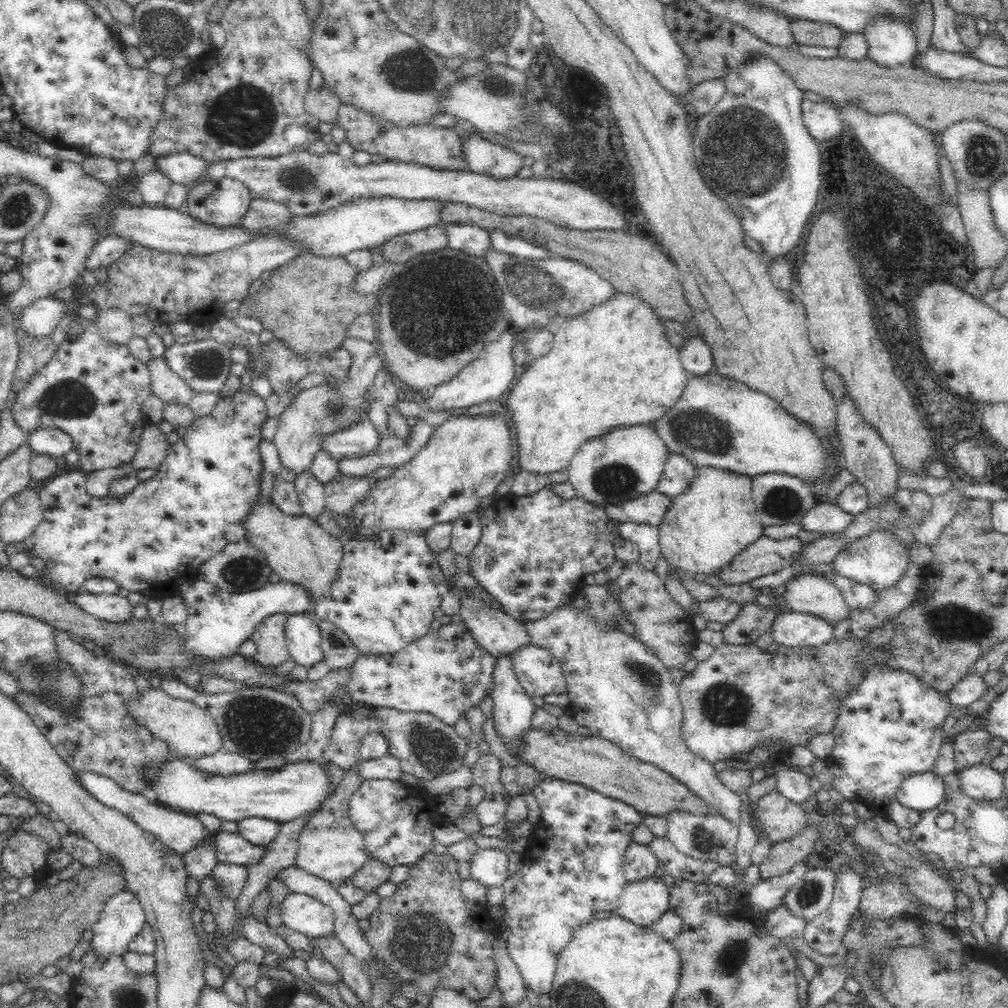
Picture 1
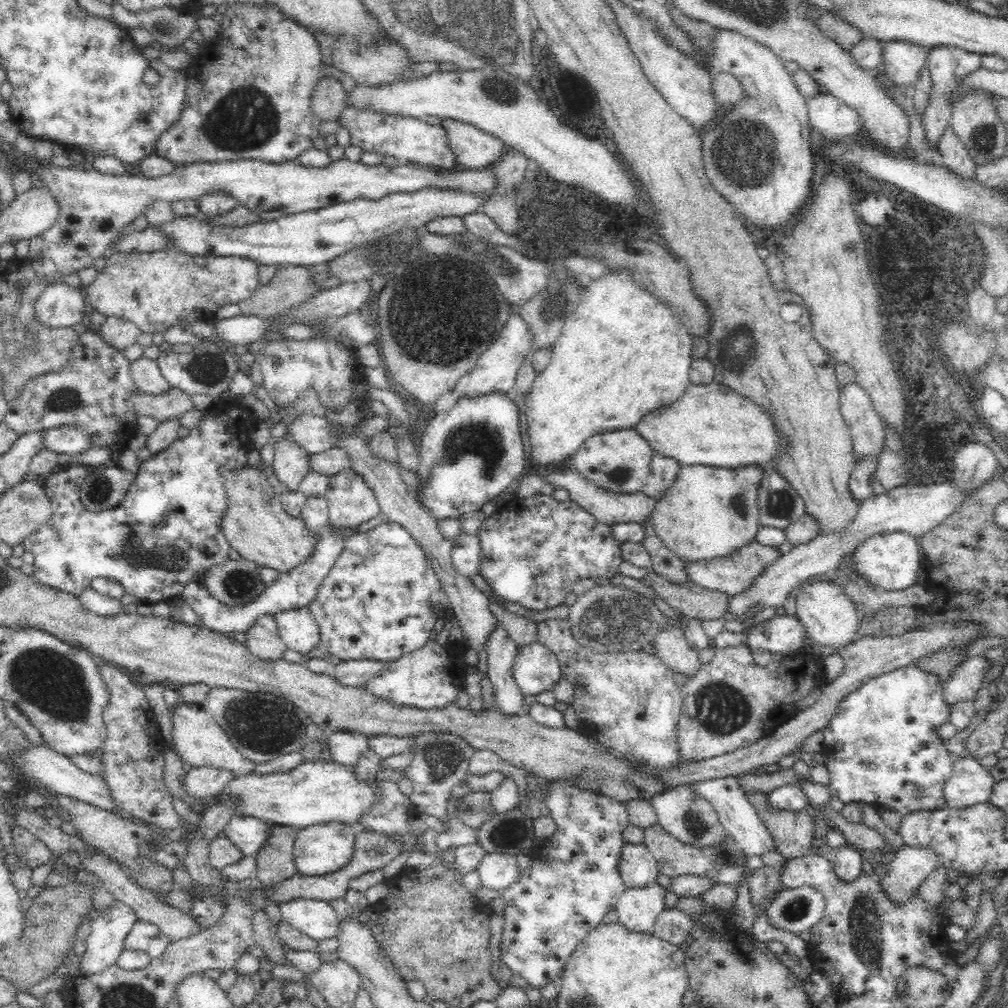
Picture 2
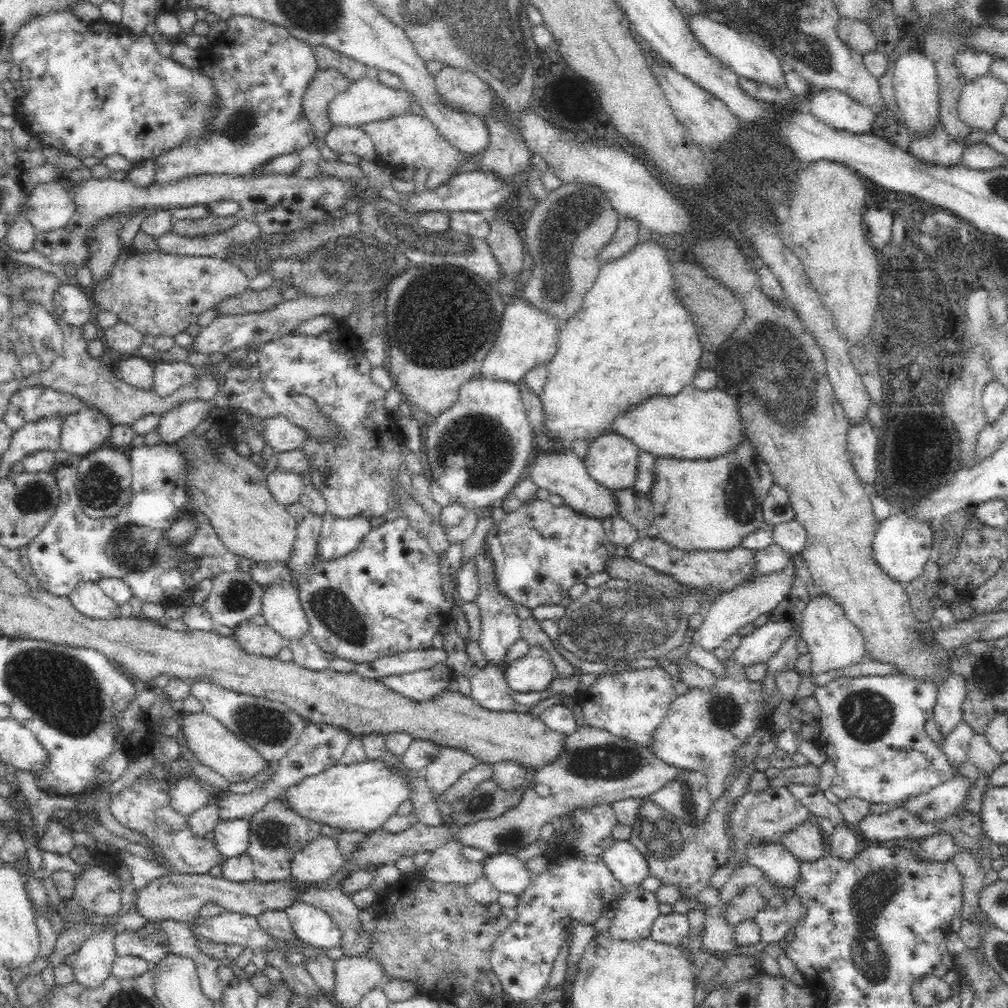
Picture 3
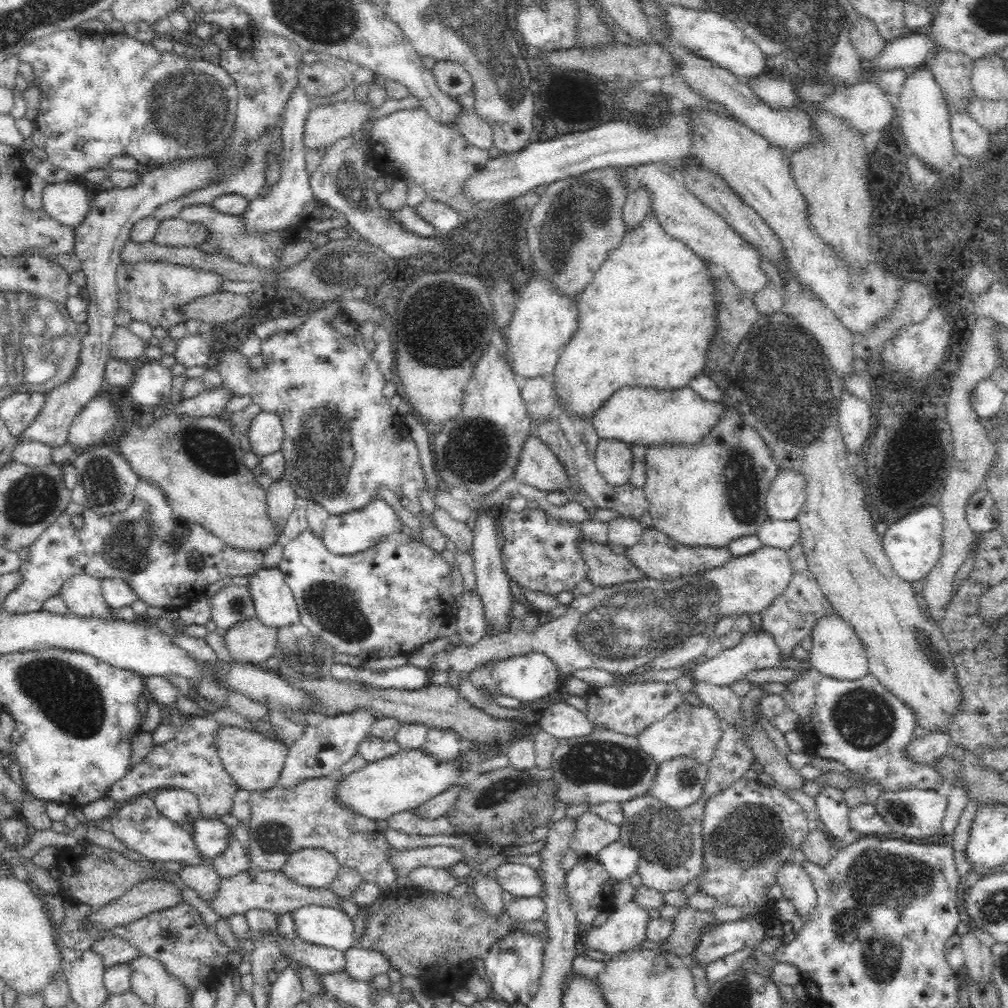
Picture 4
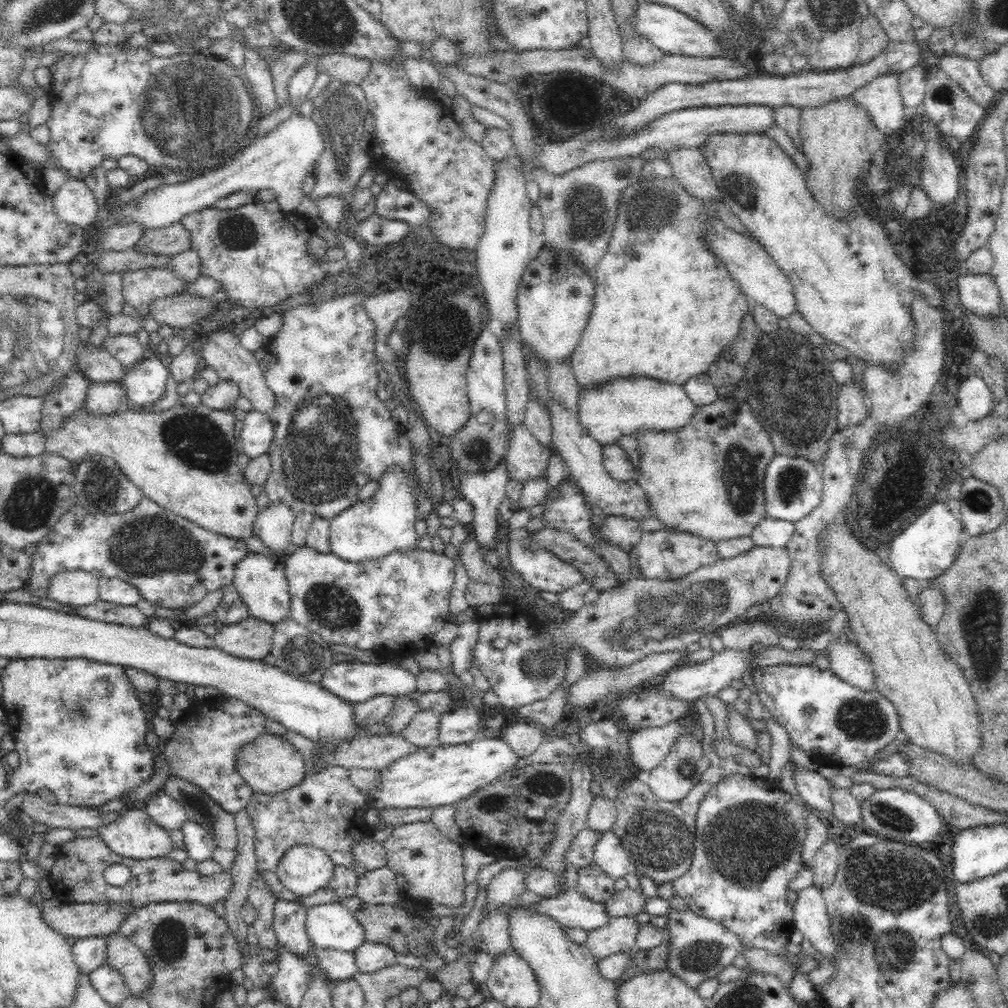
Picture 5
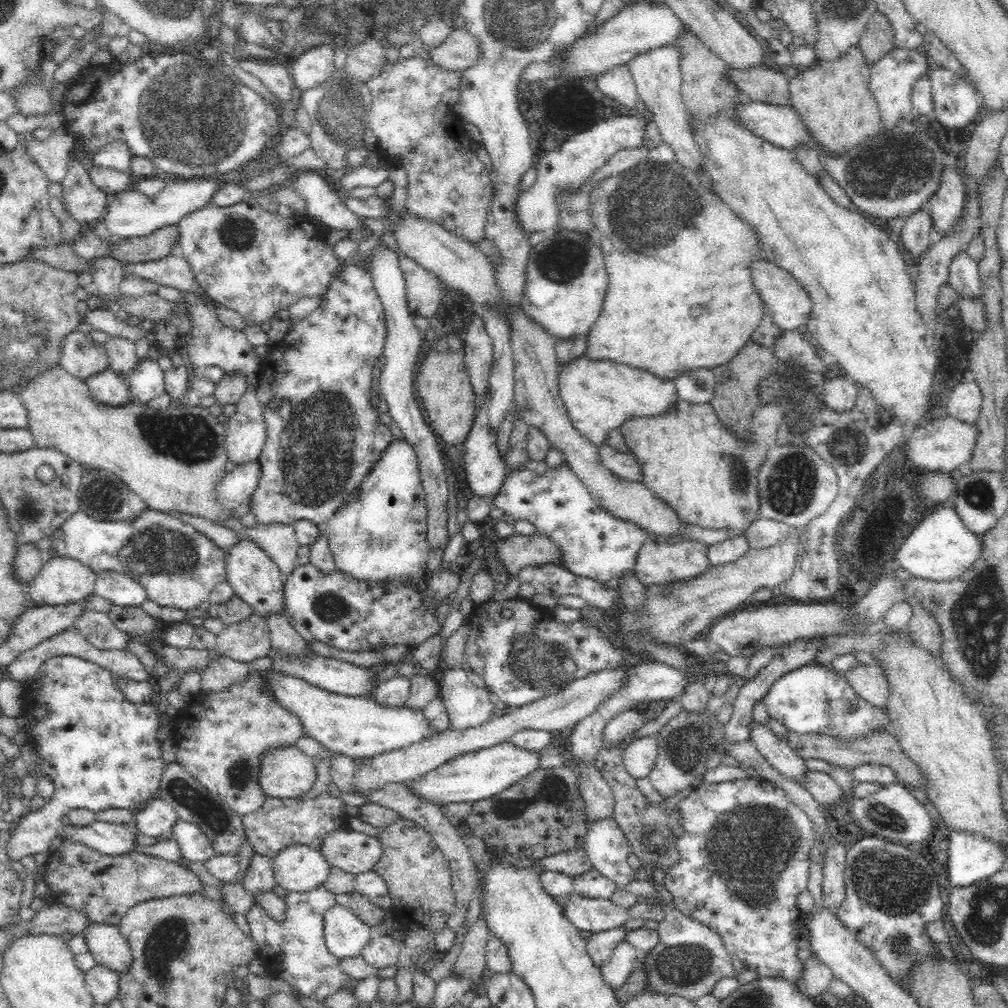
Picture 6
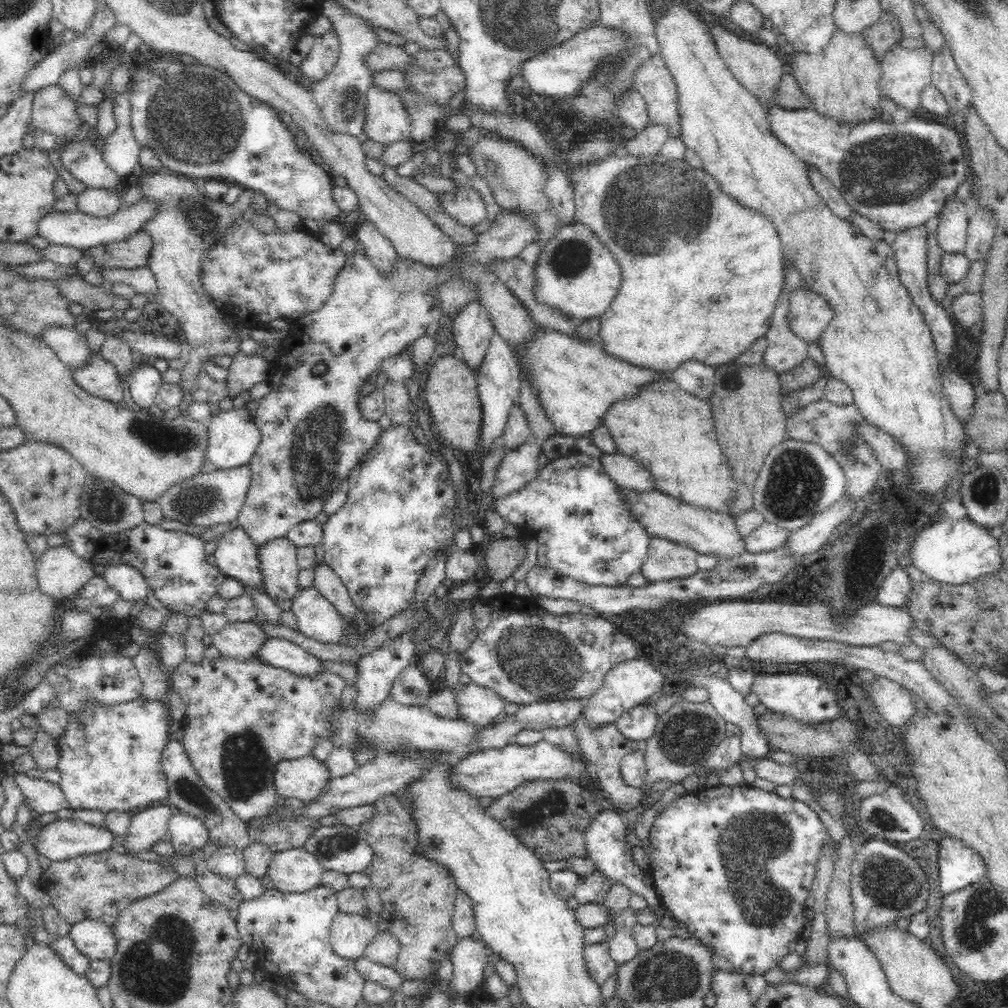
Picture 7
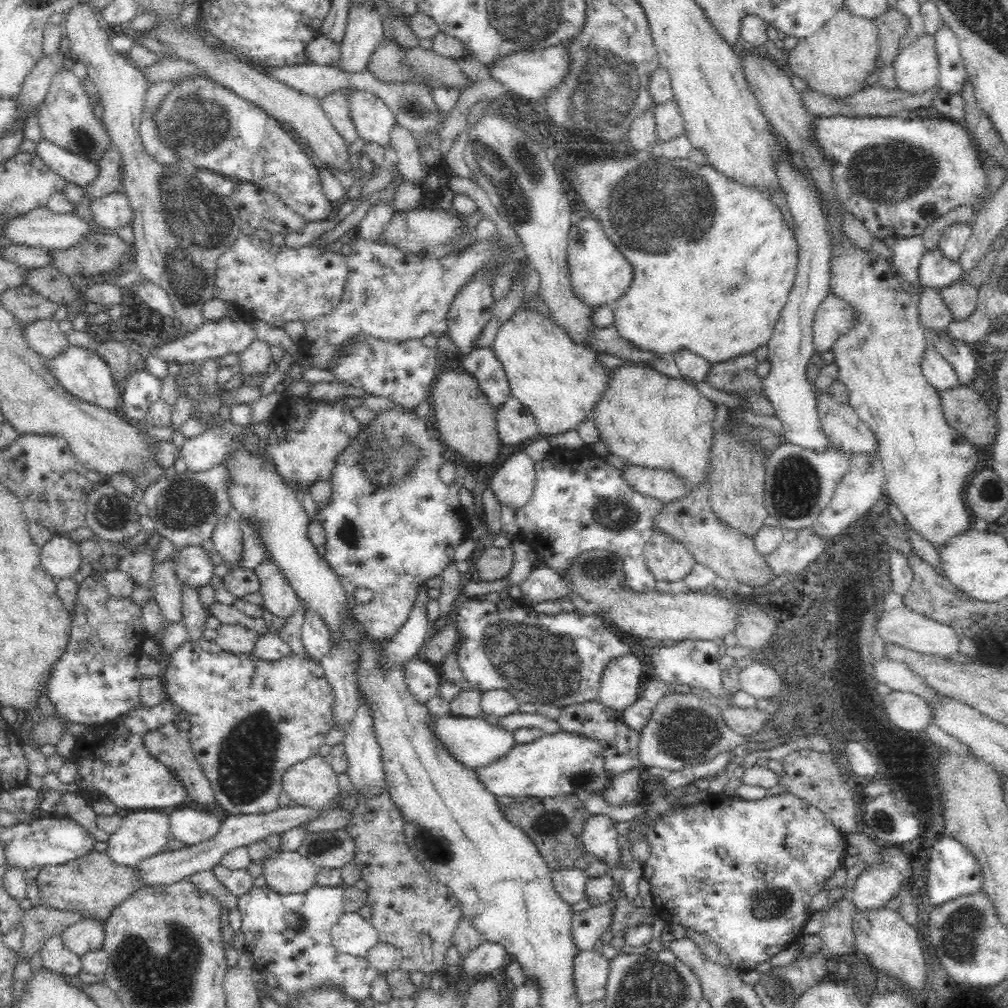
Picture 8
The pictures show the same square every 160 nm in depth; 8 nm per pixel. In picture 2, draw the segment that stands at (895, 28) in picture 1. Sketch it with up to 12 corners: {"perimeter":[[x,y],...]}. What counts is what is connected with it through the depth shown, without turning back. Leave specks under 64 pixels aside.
{"perimeter":[[900,41],[882,47],[885,76],[913,92],[930,49]]}

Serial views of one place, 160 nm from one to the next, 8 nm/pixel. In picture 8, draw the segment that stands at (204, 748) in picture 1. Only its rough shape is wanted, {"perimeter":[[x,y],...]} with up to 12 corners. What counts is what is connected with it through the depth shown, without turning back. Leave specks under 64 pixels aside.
{"perimeter":[[320,754],[283,774],[300,806],[327,810],[340,796],[337,772]]}

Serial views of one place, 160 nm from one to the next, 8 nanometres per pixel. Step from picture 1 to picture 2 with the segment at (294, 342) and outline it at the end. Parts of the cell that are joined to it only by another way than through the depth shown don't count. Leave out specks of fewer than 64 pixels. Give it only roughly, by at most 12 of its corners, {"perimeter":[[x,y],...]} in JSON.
{"perimeter":[[279,267],[236,302],[242,314],[272,318],[316,296],[308,267]]}

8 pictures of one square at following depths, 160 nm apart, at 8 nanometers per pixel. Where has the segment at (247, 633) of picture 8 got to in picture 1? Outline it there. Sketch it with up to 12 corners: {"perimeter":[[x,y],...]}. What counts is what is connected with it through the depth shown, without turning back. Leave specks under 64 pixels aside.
{"perimeter":[[273,614],[255,628],[253,656],[280,667],[290,656],[287,614]]}

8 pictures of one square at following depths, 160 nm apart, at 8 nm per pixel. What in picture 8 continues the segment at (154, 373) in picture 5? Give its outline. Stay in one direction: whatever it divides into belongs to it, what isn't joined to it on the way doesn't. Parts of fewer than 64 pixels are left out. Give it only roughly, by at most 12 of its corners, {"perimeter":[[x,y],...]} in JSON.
{"perimeter":[[145,369],[124,383],[117,411],[137,423],[160,400],[161,380]]}

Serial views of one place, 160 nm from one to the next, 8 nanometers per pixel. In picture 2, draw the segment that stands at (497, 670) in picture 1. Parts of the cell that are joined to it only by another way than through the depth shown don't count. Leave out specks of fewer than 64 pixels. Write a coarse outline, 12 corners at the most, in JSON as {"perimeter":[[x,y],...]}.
{"perimeter":[[500,624],[486,638],[494,708],[521,713],[512,674],[518,645]]}

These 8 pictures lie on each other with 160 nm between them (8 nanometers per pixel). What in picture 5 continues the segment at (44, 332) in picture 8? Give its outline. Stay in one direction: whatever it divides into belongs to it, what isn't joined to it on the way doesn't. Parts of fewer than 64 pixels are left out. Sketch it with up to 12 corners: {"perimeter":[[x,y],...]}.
{"perimeter":[[82,343],[73,370],[92,383],[120,382],[125,368],[104,346]]}

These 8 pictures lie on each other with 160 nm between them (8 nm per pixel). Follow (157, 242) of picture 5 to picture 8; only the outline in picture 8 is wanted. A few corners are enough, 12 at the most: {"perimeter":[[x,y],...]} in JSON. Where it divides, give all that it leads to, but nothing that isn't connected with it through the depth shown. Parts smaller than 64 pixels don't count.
{"perimeter":[[92,232],[70,248],[48,249],[68,278],[112,272],[126,254],[117,234]]}

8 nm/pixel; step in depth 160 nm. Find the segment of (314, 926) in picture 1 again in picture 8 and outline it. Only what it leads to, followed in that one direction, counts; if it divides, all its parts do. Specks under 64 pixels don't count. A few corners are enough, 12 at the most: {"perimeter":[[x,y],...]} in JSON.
{"perimeter":[[343,912],[332,927],[339,953],[365,958],[379,941],[369,919]]}

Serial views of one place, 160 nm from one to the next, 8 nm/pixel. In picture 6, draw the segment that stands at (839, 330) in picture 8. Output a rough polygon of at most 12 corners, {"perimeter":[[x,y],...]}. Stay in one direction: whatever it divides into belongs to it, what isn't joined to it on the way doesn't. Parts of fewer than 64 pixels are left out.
{"perimeter":[[767,258],[751,264],[752,280],[783,331],[807,324],[812,300]]}

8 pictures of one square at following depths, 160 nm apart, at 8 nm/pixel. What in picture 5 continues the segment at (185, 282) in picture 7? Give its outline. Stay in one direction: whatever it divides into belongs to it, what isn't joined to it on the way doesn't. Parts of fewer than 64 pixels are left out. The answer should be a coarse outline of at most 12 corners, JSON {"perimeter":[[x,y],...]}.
{"perimeter":[[233,331],[202,340],[202,366],[234,382],[252,408],[275,407],[260,361]]}

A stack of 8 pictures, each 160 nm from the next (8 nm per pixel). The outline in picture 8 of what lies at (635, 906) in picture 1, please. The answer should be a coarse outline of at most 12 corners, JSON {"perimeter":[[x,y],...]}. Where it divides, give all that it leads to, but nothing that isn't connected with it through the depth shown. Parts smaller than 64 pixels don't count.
{"perimeter":[[596,948],[574,958],[576,999],[602,1001],[609,962]]}

